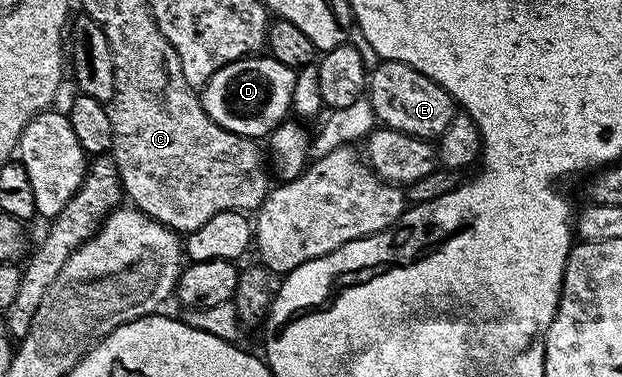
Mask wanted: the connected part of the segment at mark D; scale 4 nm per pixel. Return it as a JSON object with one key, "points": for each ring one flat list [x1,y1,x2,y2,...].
{"points":[[269,54,246,56,225,64,201,89,200,99,208,118,232,134,251,138,269,137,271,132,291,115,292,89,296,87,296,71,276,62]]}

